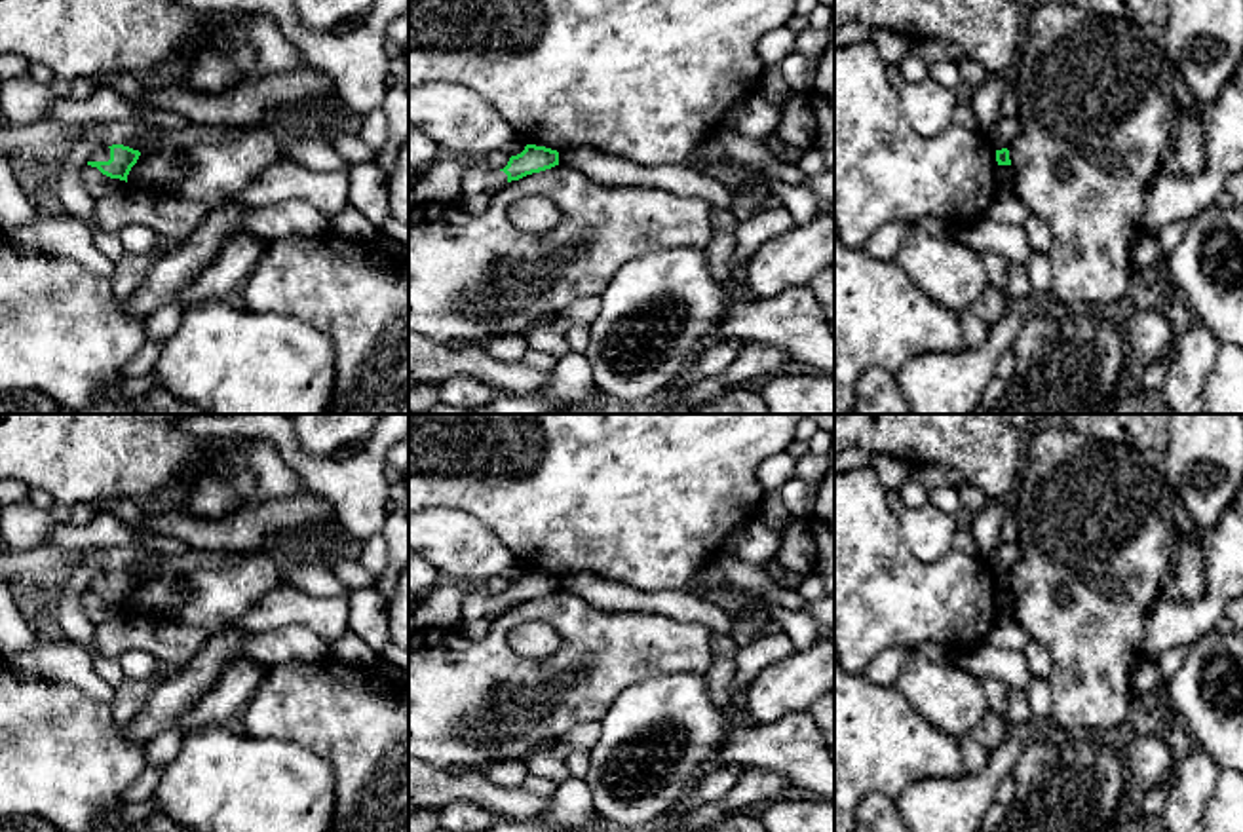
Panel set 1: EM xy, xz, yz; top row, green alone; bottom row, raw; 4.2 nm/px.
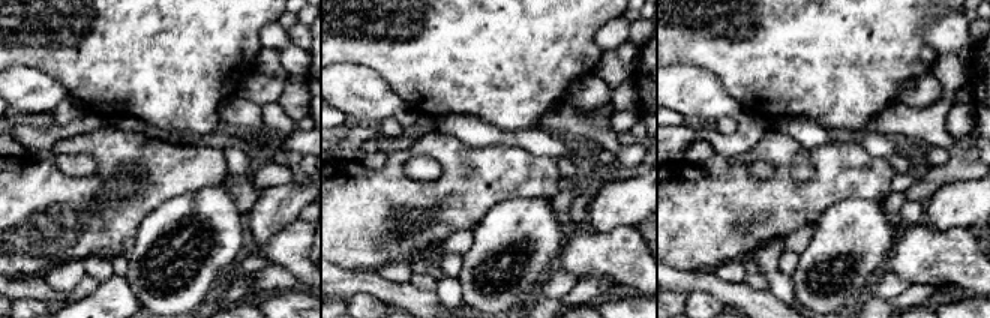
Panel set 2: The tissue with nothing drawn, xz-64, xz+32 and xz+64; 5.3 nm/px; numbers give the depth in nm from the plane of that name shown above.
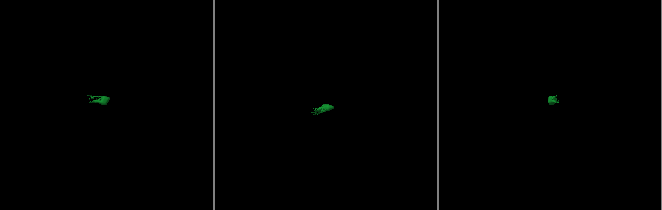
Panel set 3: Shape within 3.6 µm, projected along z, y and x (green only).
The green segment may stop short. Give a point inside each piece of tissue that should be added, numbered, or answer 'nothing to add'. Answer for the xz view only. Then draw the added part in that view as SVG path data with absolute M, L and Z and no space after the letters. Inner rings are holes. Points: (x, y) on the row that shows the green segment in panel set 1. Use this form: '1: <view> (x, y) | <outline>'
1: xz (478, 179) | M464 160L466 173L458 201L475 194L492 194L507 182L507 175L500 169L490 169L483 160Z

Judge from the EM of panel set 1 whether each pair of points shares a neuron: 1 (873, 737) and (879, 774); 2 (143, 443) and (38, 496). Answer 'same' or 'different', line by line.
1: same
2: different

